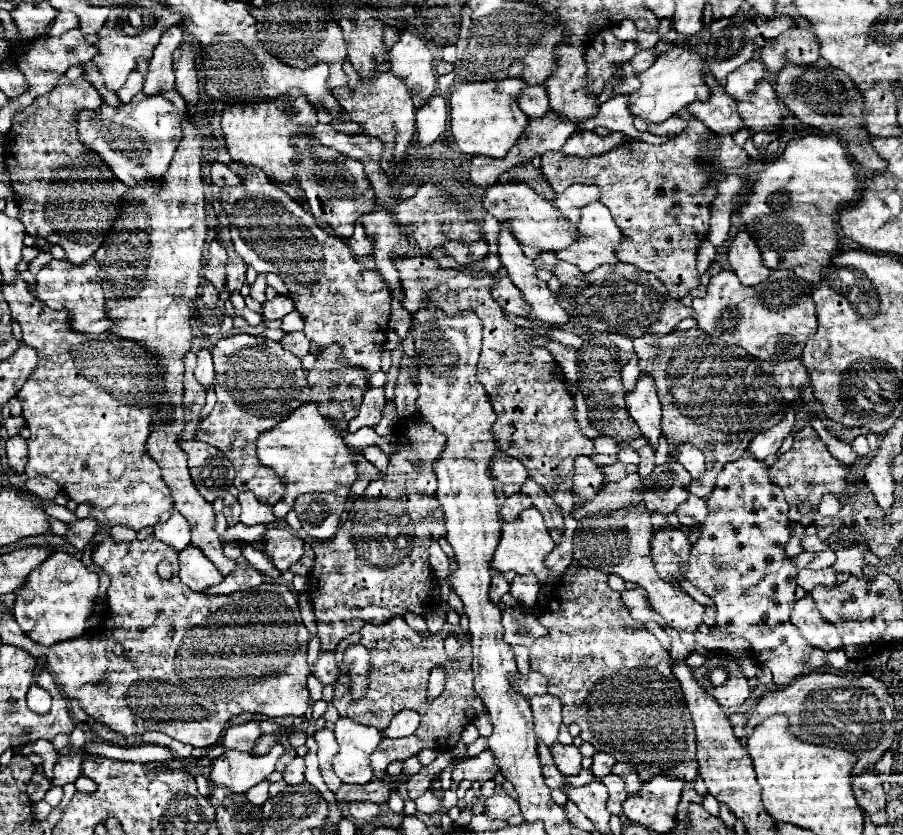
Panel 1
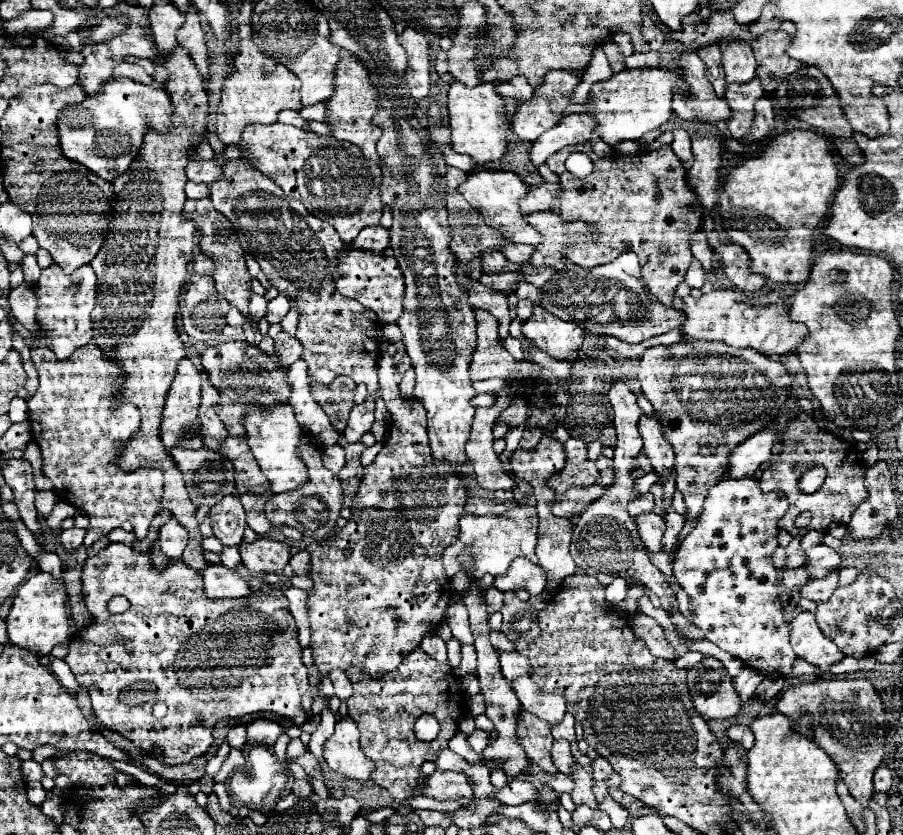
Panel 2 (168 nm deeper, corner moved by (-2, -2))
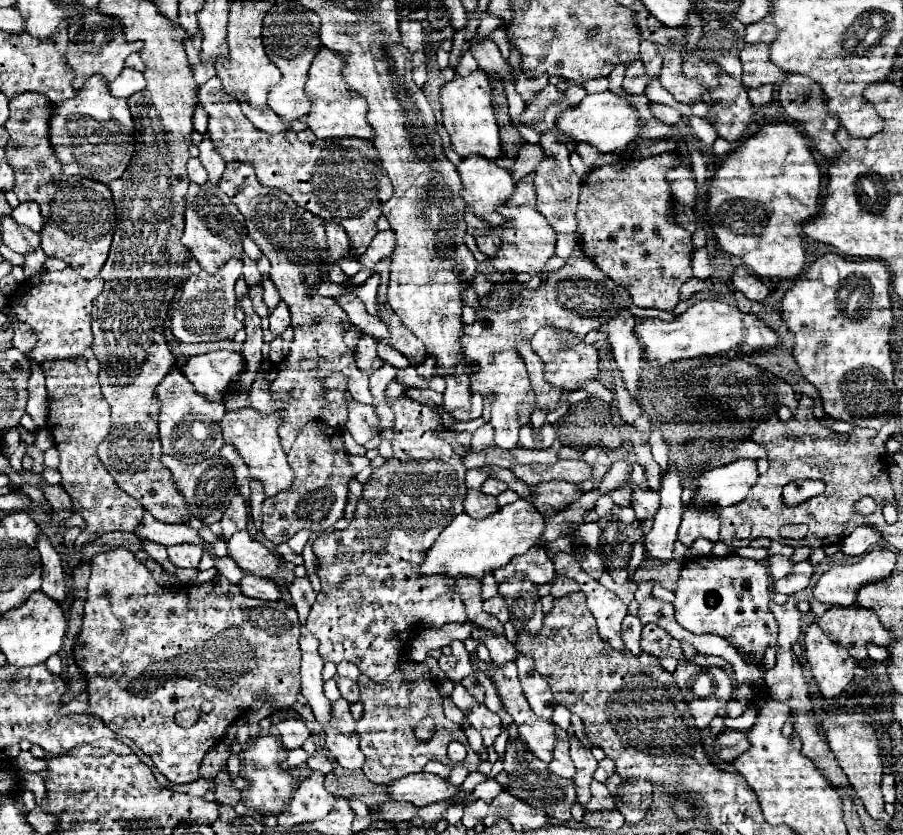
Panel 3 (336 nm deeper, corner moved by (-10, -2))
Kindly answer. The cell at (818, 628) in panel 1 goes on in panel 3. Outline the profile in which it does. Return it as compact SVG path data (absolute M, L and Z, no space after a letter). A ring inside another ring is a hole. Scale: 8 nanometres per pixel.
M813 622L805 632L805 656L813 670L813 676L819 684L819 690L825 698L833 698L845 690L845 686L853 680L853 672L857 662L831 642L817 622Z

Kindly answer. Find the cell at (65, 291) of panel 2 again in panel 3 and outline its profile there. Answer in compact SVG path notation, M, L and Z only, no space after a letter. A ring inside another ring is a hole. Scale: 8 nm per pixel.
M69 266L59 272L39 272L19 284L19 288L9 298L9 304L13 306L17 318L21 322L27 322L37 334L37 346L29 356L39 364L55 358L73 360L87 348L91 348L91 310L93 300L101 294L101 290L101 278L85 280Z

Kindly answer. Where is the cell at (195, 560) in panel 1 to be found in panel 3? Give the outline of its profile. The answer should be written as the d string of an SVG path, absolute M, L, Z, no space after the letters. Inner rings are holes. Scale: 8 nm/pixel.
M245 574L243 580L237 584L239 590L249 598L261 598L261 600L279 600L279 588L269 578L259 578L253 574Z

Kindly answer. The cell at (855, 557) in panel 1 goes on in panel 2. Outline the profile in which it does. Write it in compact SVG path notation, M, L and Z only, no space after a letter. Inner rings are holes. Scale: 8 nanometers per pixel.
M819 544L819 546L813 546L811 550L805 550L803 568L807 570L809 578L825 578L829 572L839 568L839 562L841 562L841 556L833 548Z

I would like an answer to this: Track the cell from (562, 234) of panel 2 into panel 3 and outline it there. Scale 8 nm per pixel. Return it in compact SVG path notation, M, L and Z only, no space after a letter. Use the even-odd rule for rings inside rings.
M503 206L503 210L499 210L505 218L511 218L511 226L503 226L503 240L501 240L501 248L493 258L493 268L497 272L525 272L525 274L537 274L543 272L547 262L551 260L551 256L555 254L555 230L553 226L547 222L547 218L529 206Z

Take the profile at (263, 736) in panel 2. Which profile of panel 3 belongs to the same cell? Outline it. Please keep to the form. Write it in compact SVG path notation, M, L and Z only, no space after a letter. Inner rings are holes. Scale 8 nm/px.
M289 718L289 720L279 720L275 724L281 740L283 740L283 748L285 750L293 750L293 748L299 748L303 746L303 742L307 740L307 736L311 734L311 730L305 726L303 720L295 720L295 718Z

